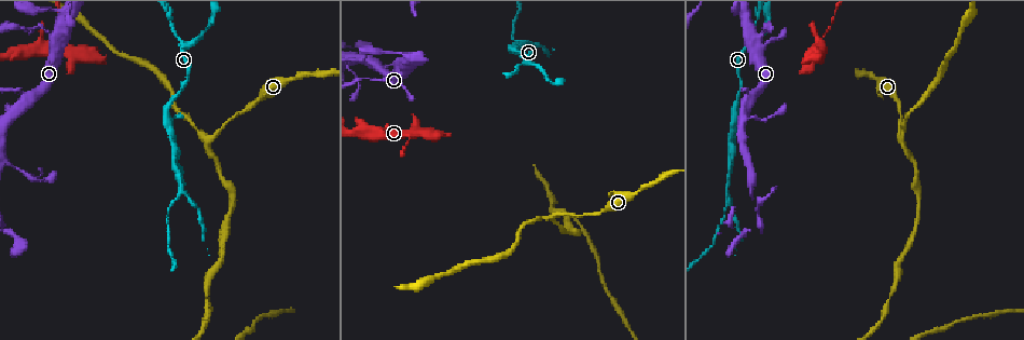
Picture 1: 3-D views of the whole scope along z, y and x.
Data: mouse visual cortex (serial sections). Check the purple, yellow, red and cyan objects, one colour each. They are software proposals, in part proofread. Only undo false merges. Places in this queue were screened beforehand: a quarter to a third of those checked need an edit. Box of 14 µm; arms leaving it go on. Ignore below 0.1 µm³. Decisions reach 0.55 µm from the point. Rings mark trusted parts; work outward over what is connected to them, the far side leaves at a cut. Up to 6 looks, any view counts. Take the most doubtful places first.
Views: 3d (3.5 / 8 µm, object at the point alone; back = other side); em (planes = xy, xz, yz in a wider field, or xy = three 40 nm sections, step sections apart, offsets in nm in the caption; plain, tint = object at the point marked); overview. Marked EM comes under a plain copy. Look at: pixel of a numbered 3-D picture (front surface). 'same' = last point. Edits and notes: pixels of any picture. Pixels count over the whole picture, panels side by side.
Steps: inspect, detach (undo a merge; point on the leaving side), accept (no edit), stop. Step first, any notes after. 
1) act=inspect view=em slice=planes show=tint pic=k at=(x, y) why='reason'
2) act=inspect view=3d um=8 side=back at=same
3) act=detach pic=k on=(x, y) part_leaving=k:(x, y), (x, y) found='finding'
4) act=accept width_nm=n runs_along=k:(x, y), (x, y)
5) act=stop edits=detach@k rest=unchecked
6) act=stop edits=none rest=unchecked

act=inspect view=3d um=3.5 pic=1 at=(557, 214) why='abrupt turn'

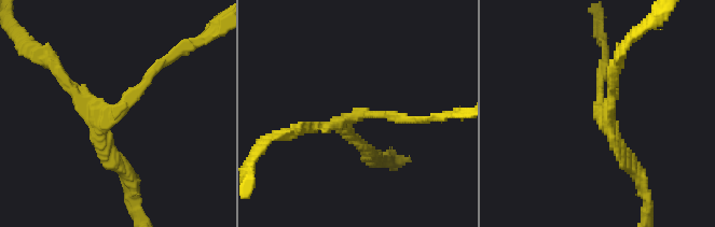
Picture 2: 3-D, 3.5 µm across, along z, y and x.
act=inspect view=em slice=xy step=5 show=tint pic=2 at=(599, 111) arms=3 arm_widths_nm=150,150,200

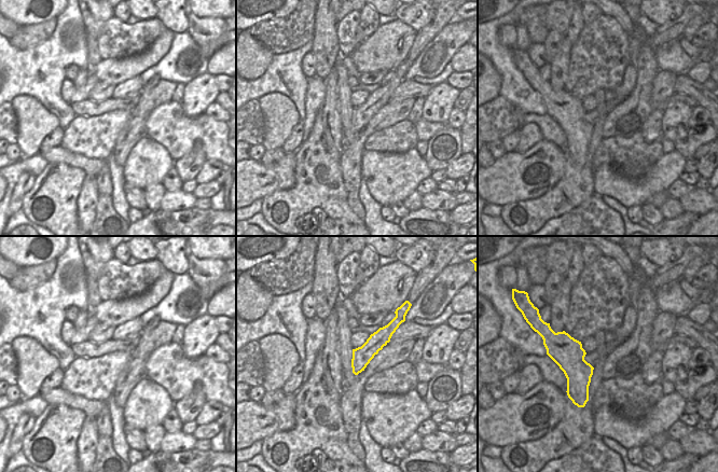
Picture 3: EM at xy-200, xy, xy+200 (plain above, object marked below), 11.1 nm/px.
act=accept runs_along=2:(168, 59), (102, 125), (122, 168) found='all the same cell'

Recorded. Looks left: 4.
act=inspect view=3d um=8 pic=1 at=(762, 35) why='sudden change in width'

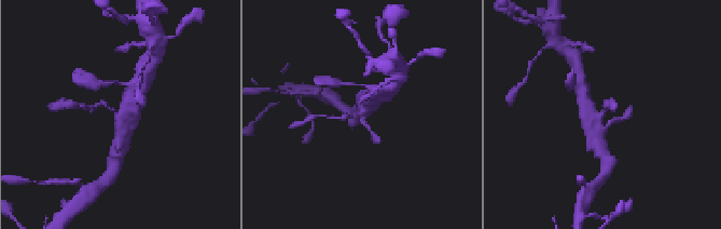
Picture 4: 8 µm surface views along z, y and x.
act=inspect view=3d um=3.5 pic=4 at=(364, 112)

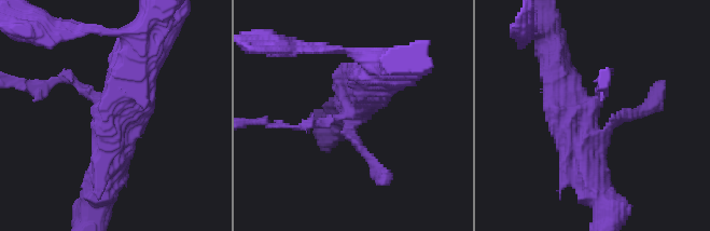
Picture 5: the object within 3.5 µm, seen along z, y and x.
act=inspect view=em slice=xy step=3 show=tint pic=5 at=(592, 107) why='shape alone is not enough'

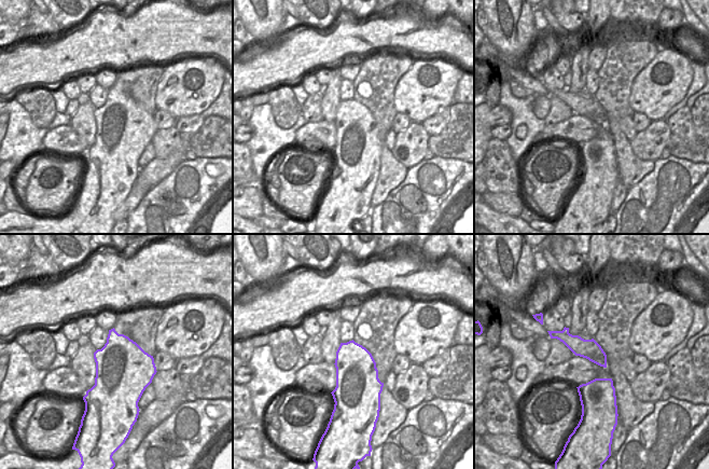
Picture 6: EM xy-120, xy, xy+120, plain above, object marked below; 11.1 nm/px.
act=accept runs_along=6:(554, 335), (588, 348), (603, 363) found='one cell here'

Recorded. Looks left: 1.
act=stop edits=none rest=unchecked

